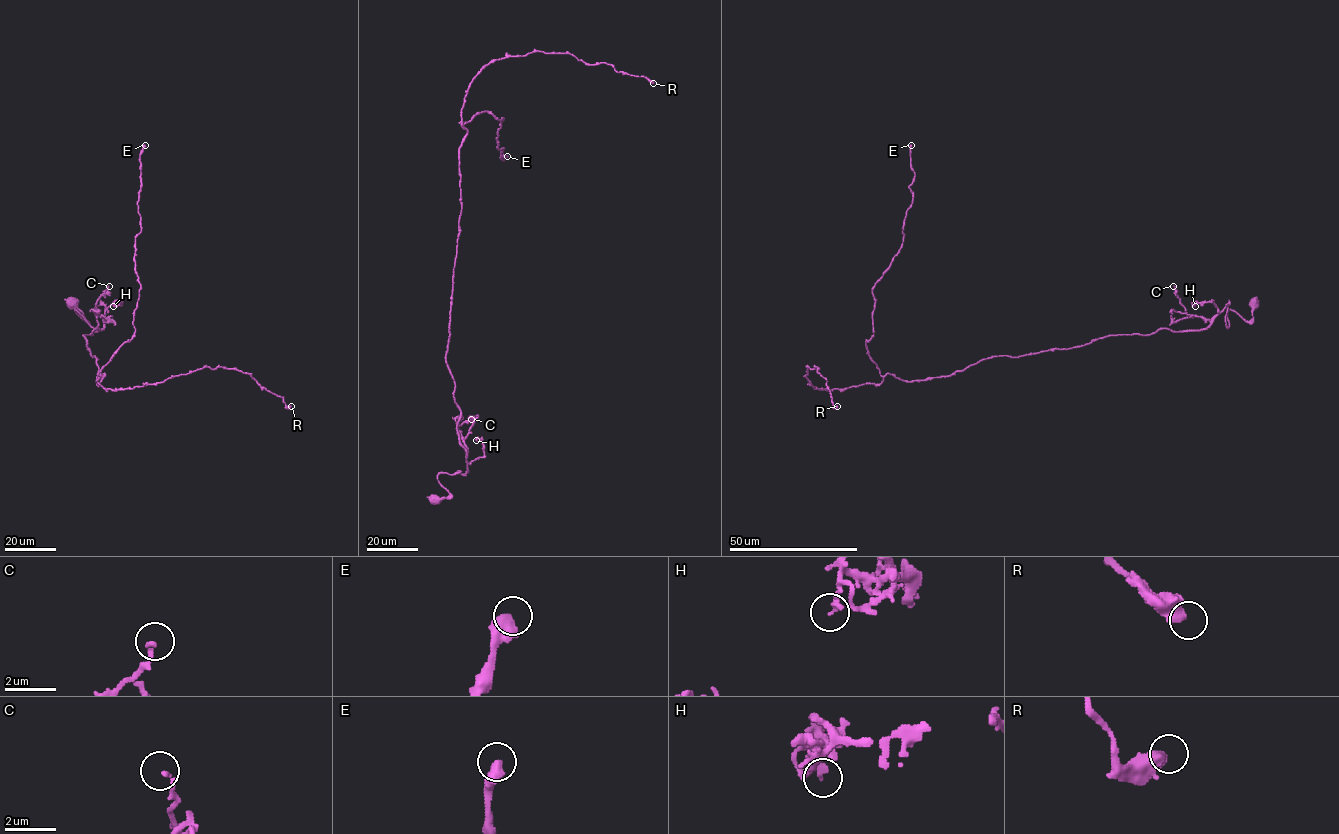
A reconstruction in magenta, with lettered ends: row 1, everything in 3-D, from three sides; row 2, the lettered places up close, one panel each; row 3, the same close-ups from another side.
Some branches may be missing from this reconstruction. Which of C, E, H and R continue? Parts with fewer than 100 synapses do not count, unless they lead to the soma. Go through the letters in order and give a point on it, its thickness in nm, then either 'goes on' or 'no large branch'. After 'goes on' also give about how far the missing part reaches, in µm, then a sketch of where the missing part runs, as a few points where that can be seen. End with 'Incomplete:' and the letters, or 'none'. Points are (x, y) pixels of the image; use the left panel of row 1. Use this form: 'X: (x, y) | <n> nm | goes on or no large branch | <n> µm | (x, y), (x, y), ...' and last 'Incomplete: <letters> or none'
C: (109, 286) | 160 nm | no large branch
E: (145, 145) | 550 nm | no large branch
H: (113, 306) | 220 nm | no large branch
R: (291, 406) | 360 nm | no large branch
Incomplete: none

